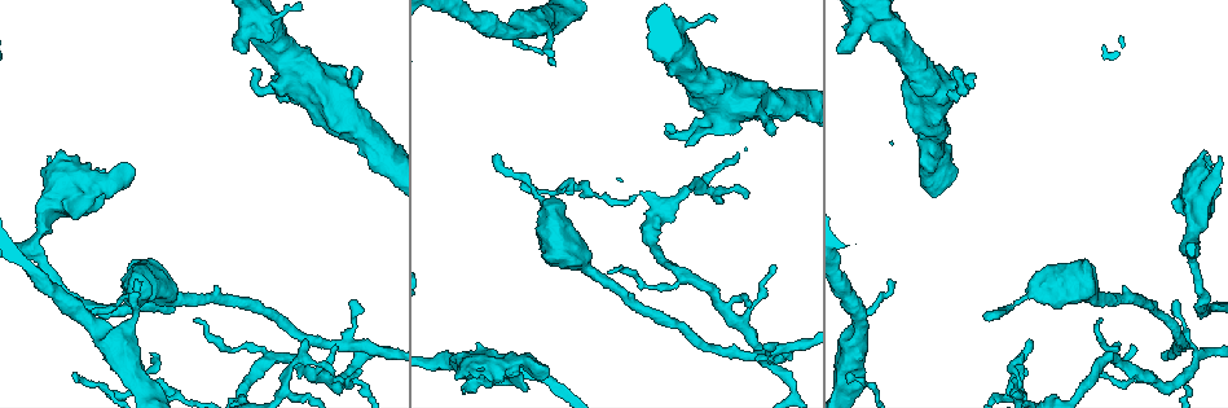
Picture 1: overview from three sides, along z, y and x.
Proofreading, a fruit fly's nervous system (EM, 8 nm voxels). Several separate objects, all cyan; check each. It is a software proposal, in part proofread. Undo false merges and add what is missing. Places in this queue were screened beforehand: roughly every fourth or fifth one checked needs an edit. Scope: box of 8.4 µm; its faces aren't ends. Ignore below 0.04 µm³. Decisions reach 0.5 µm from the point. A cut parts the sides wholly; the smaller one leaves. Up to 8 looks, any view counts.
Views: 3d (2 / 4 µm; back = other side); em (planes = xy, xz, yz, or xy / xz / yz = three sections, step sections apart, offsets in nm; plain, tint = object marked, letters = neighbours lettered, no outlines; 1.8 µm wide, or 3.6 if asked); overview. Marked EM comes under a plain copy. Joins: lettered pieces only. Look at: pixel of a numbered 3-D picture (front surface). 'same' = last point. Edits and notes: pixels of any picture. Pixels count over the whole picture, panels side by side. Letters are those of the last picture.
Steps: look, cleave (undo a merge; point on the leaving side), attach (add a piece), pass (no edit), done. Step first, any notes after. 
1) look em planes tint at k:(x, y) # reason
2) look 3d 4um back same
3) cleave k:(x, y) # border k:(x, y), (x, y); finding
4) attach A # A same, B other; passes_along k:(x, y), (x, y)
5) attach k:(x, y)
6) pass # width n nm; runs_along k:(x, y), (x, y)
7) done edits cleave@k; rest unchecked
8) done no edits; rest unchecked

look em planes letters at 1:(1026, 376) # thin end

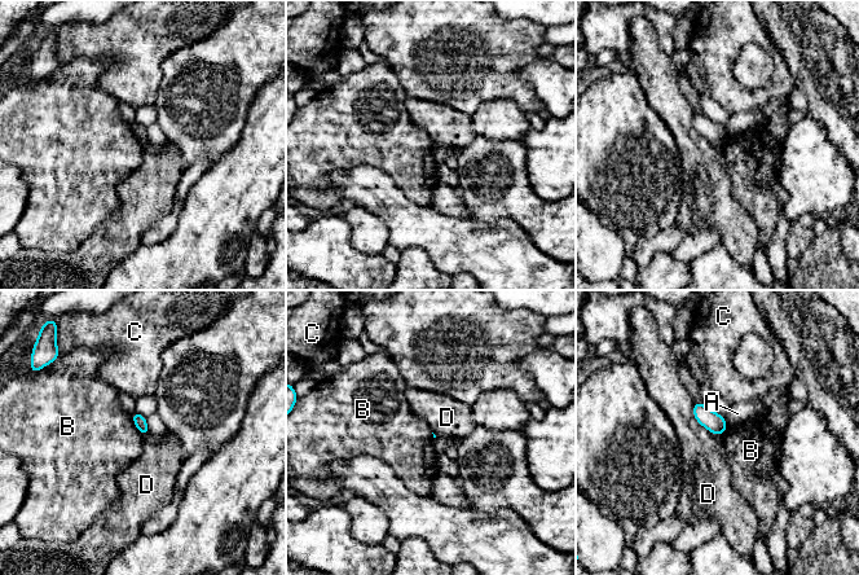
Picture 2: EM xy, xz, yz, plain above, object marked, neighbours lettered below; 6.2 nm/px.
pass # longest_contact D 240 nm; A other, B other, C other, D other; no lettered piece goes on from it

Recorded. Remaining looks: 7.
look 3d 4um back at 1:(1188, 341) # sharp bend

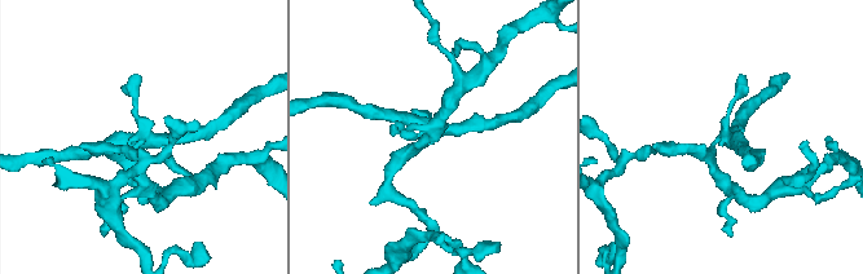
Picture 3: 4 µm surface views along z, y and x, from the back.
look em yz step 16 tint at 3:(143, 136) # need the tissue

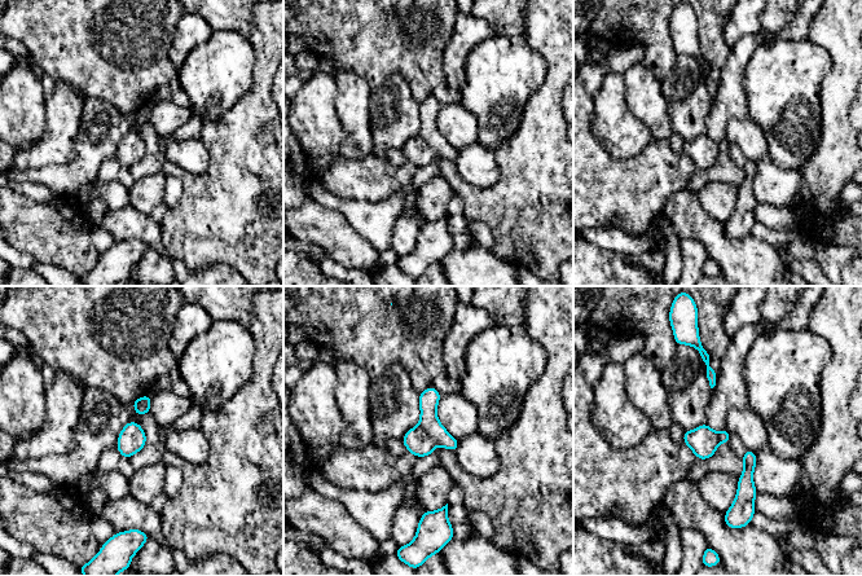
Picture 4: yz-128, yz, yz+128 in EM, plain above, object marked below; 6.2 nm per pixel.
look em yz step 16 letters same

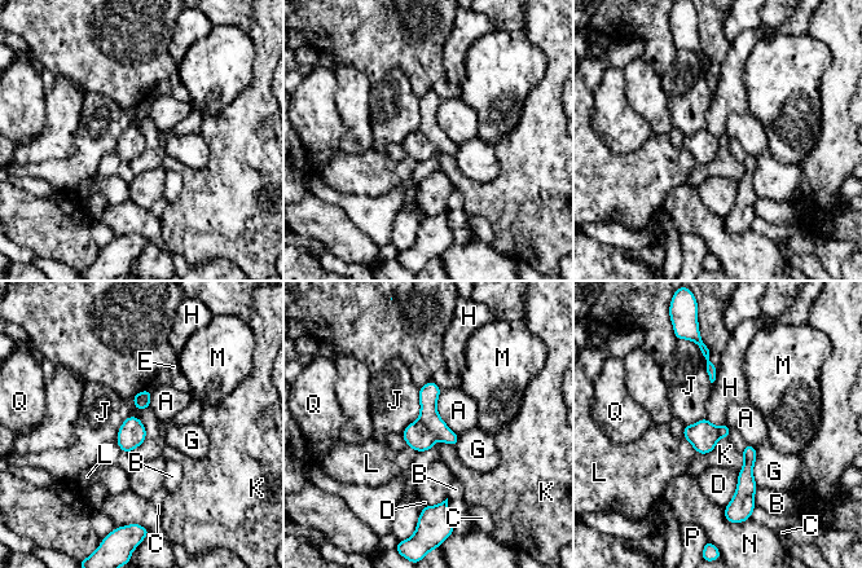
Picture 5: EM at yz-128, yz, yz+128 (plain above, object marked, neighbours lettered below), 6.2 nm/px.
cleave 5:(429, 393) # width 150 nm; A other, B other, C other, D other, E other, G other, H other, J other, K other, L other, M other, N other, P other, Q other; part_leaving 5:(432, 386), (430, 418), (453, 441); two cells meet here

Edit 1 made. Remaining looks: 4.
look em 3.6um planes letters at 1:(856, 27)

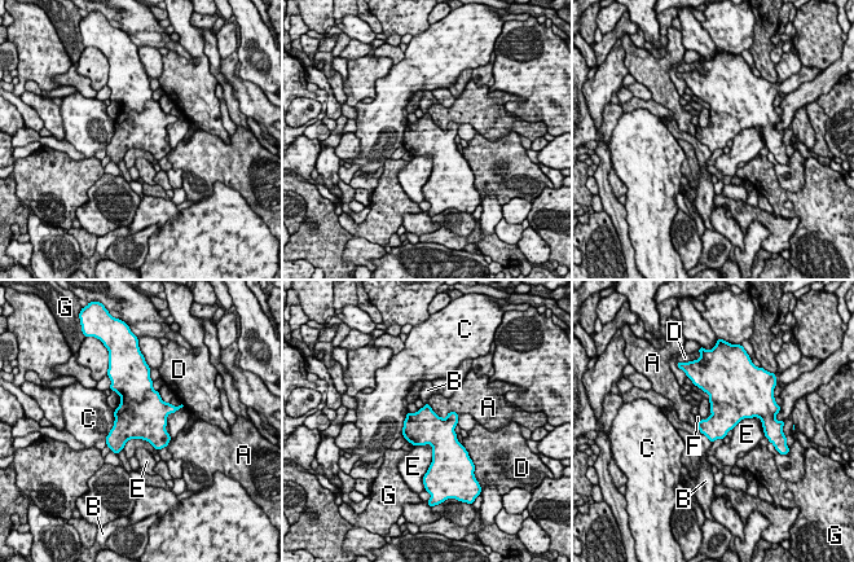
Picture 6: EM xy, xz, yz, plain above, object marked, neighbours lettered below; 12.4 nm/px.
pass # A other, B other, C other, D other, E other, F other, G other; border 6:(154, 447), (130, 439), (122, 448); all the same cell

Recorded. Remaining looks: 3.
done edits cleave@5; rest unchecked

